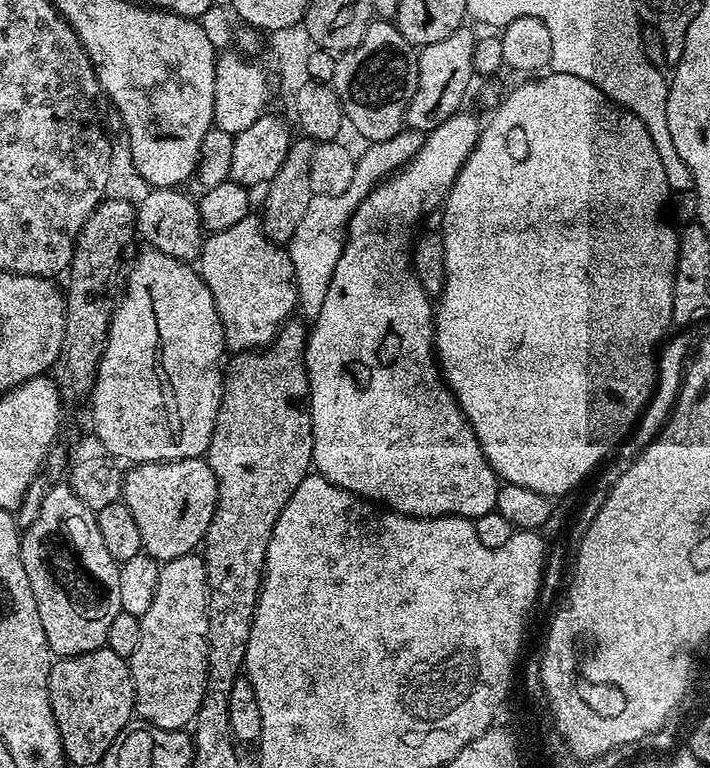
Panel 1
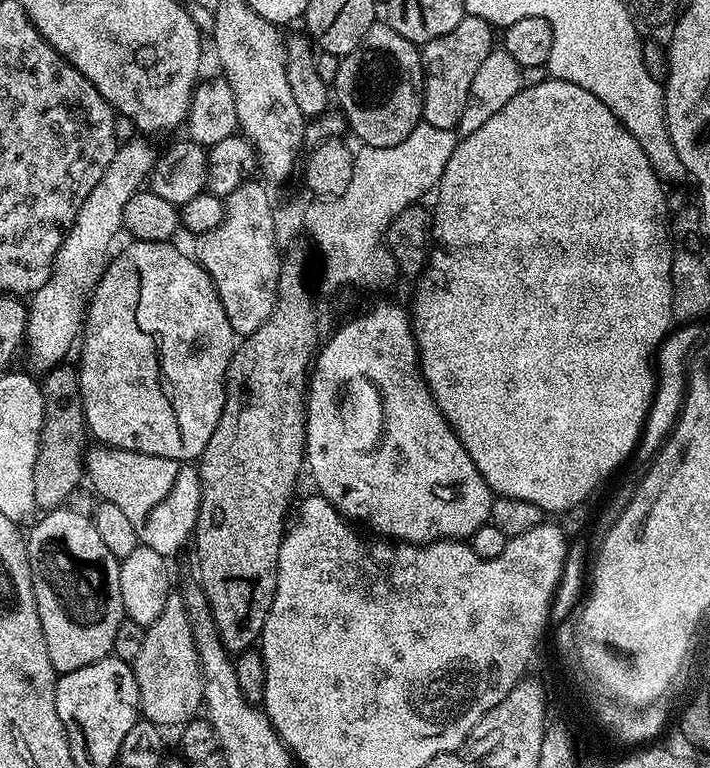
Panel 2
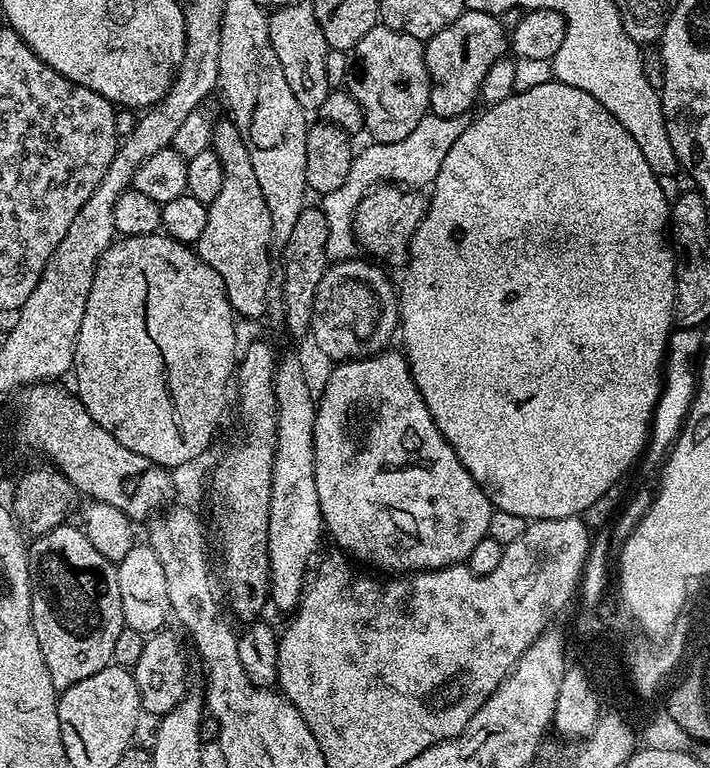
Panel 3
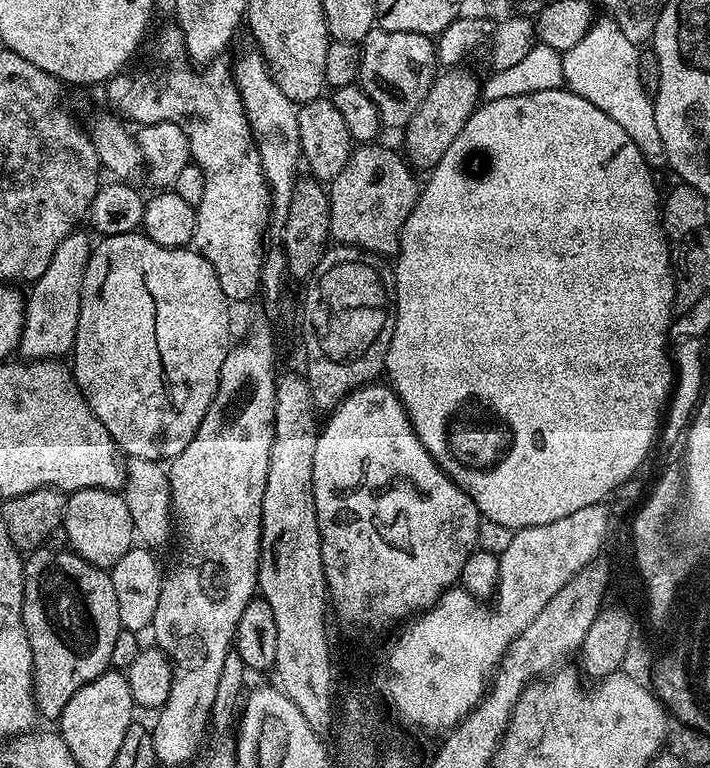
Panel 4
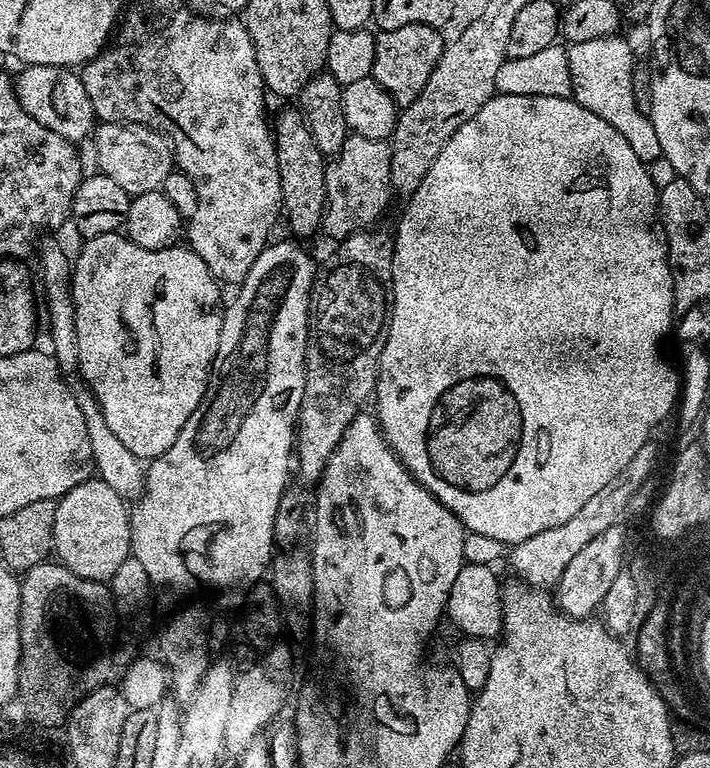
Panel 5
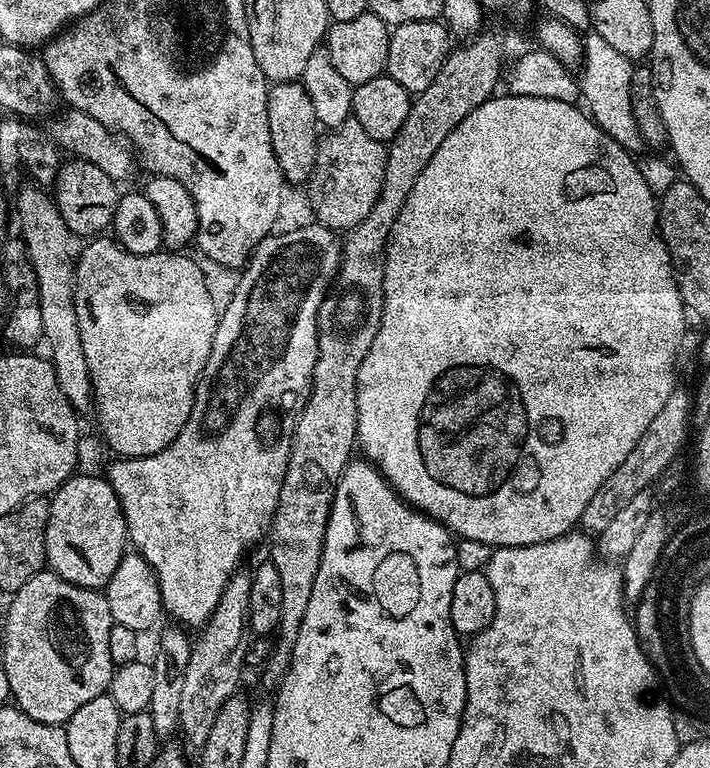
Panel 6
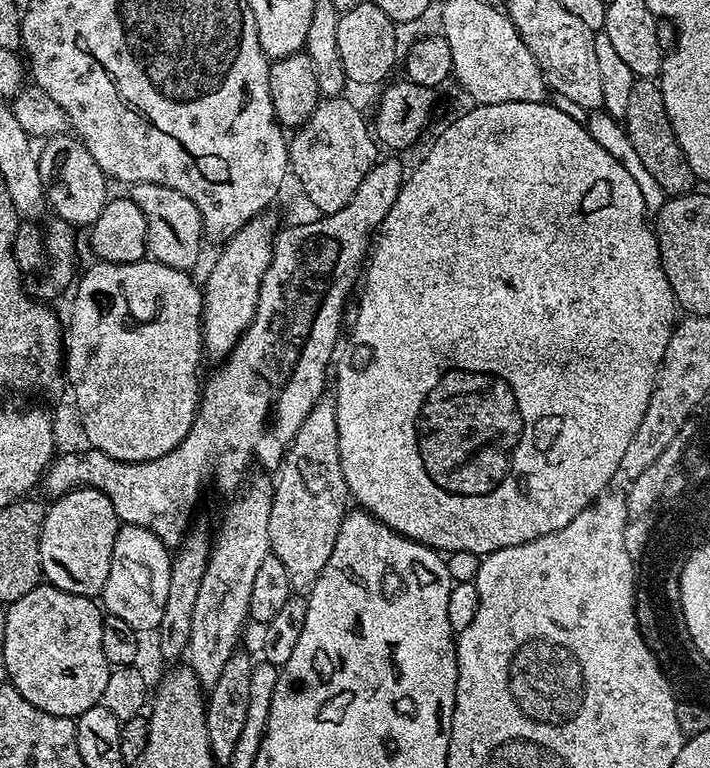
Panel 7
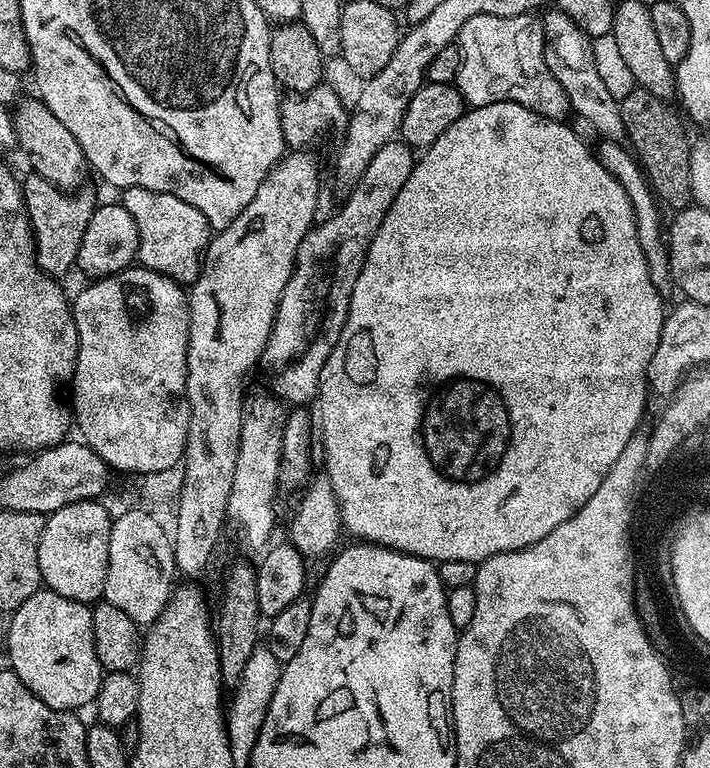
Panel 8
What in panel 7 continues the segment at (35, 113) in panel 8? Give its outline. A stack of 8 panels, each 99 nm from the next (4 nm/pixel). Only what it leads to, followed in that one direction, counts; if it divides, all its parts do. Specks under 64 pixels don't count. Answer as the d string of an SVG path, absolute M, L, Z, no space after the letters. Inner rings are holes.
M75 135L54 136L45 144L48 145L44 149L39 149L38 159L47 203L56 211L53 213L68 224L91 226L110 199L109 177L105 176L98 162L94 162L90 150L86 150L84 143Z

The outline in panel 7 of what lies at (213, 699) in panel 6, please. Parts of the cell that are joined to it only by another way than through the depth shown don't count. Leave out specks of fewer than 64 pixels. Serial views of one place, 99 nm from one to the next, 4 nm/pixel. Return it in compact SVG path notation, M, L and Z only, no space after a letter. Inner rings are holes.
M260 476L257 480L249 479L239 489L238 494L231 497L232 505L224 514L224 522L220 530L216 530L212 542L212 553L206 566L206 574L202 574L202 586L198 586L198 598L194 602L194 622L190 622L190 642L186 653L187 667L198 678L200 687L210 690L219 676L226 662L230 662L233 653L238 650L236 644L240 635L244 632L244 623L249 623L250 617L250 590L254 587L254 578L263 560L272 551L270 546L270 506L272 505L272 489L274 487L271 479Z

